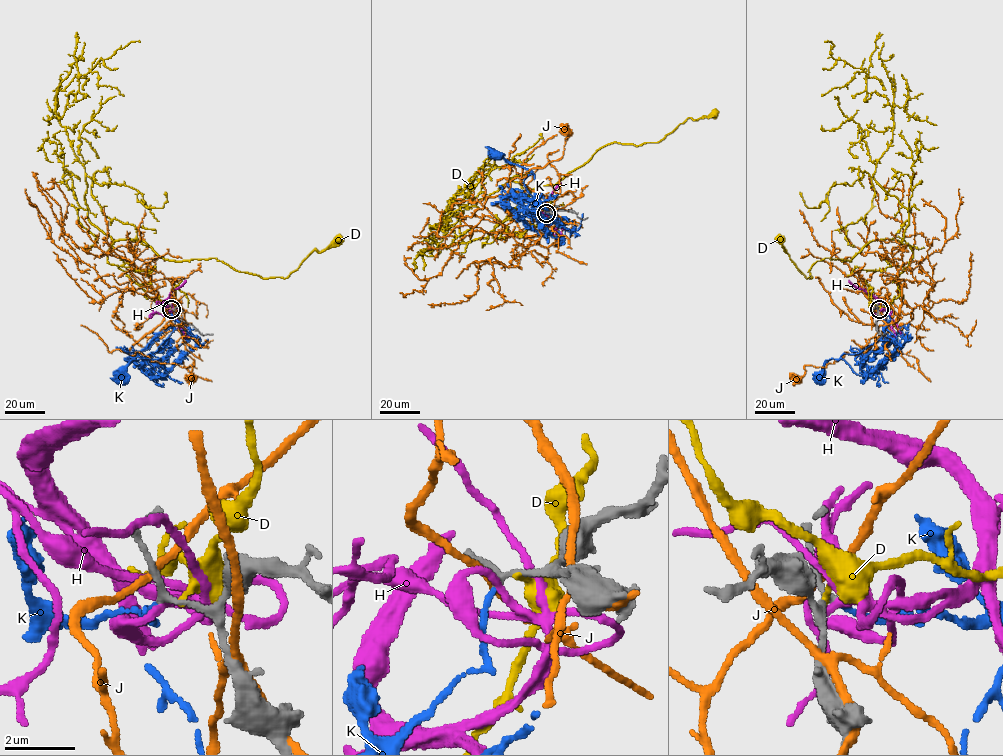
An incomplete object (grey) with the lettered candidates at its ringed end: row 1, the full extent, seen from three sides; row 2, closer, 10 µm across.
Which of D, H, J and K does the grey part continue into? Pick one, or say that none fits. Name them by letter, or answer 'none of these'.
K

